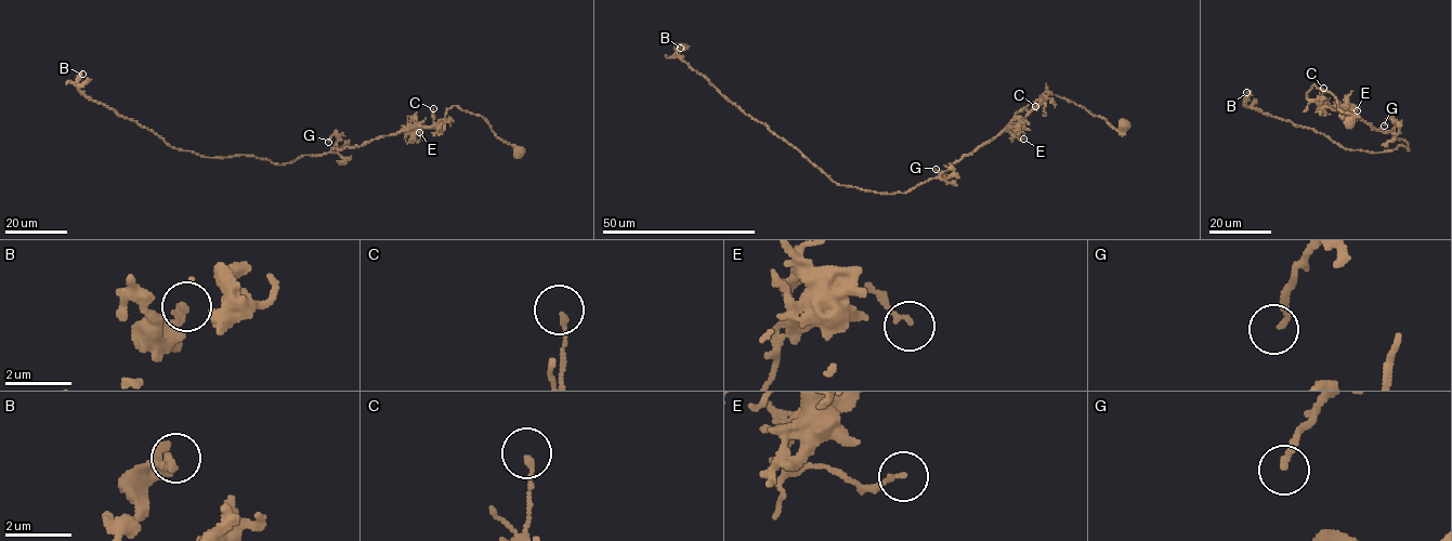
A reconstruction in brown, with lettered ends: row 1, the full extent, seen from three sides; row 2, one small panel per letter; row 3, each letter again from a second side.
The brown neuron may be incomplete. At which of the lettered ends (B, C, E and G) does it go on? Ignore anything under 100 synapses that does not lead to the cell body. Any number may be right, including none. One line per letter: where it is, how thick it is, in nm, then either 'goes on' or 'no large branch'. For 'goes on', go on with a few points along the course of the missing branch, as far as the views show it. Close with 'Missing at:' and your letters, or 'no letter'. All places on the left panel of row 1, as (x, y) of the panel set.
B: at (82, 74); 300 nm thick; no large branch
C: at (433, 108); 140 nm thick; no large branch
E: at (419, 132); 130 nm thick; no large branch
G: at (328, 142); 180 nm thick; no large branch
Missing at: no letter

